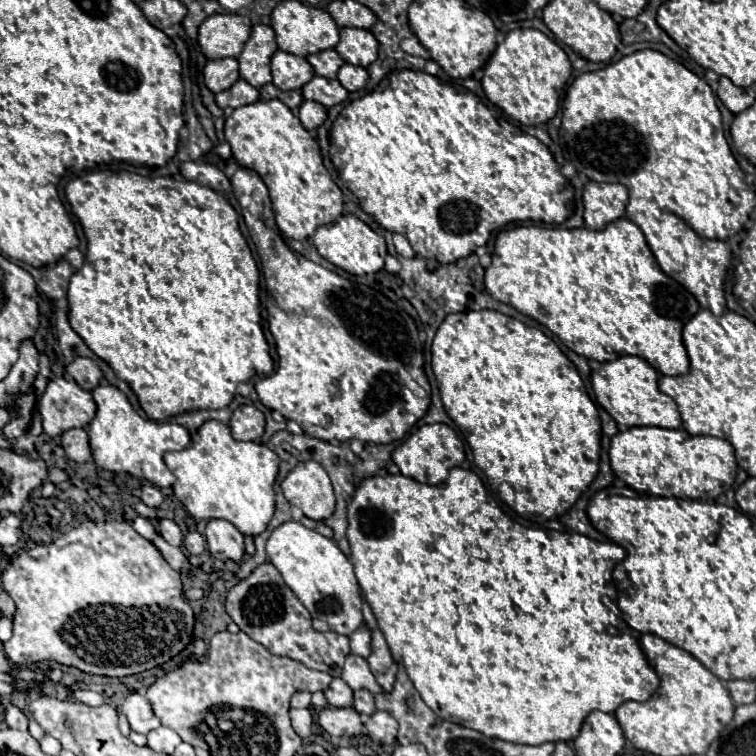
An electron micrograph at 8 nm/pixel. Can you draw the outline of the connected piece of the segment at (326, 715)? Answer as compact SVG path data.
M325 707L319 713L319 725L329 733L337 737L361 737L361 717L355 709L337 709L337 707Z

